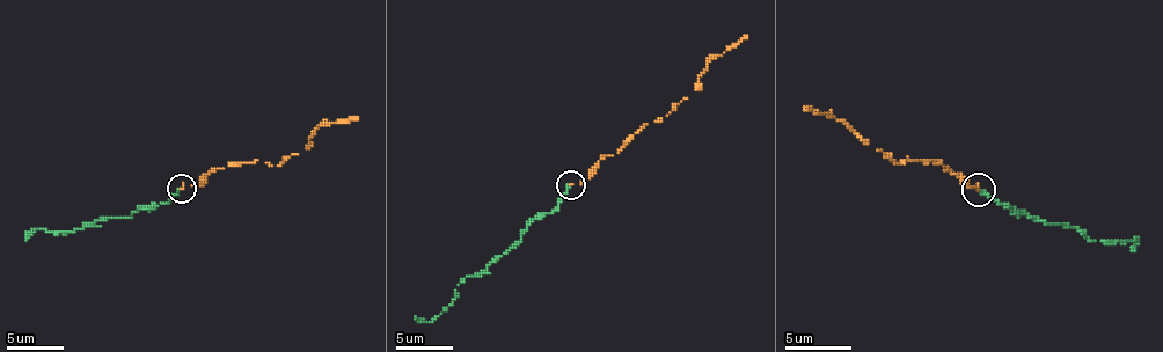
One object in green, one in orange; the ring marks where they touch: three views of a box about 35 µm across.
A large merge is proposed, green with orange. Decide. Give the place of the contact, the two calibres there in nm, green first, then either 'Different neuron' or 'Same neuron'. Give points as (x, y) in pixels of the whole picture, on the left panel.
Place: (181, 188). Thickness 220 nm (green) against 130 nm. Same neuron

